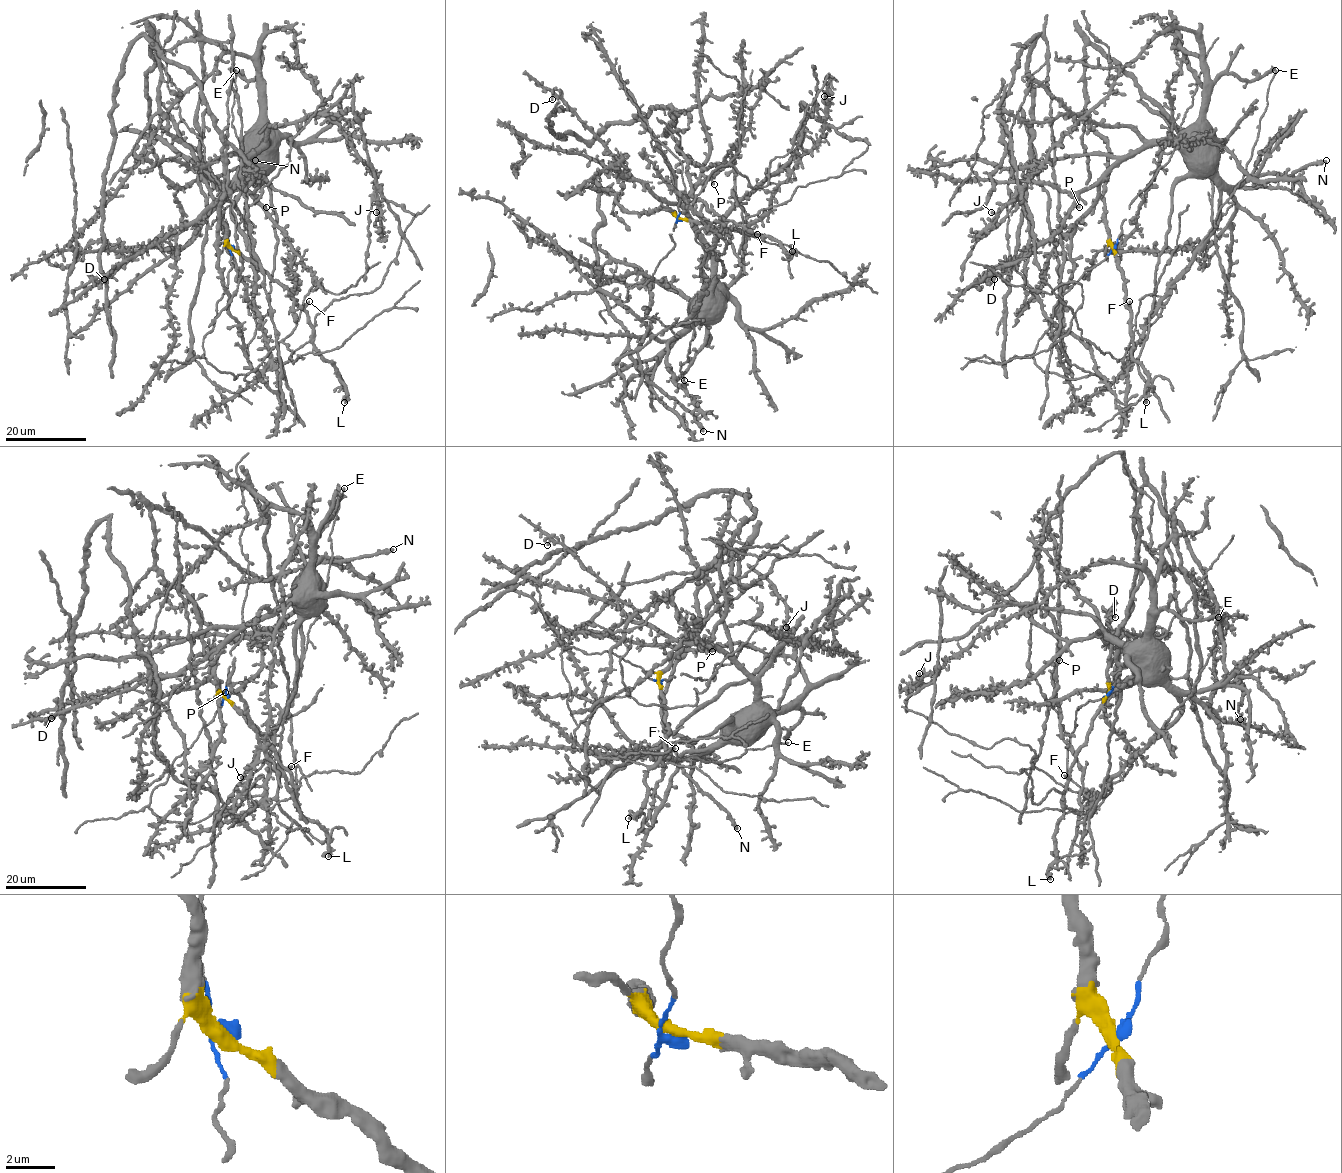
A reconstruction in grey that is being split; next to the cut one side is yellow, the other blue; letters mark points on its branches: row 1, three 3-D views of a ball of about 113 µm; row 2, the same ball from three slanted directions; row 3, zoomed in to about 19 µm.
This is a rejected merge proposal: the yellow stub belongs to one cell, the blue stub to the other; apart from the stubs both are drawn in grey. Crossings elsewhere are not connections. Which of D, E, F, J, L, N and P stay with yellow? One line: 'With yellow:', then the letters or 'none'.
With yellow: F, L, N

